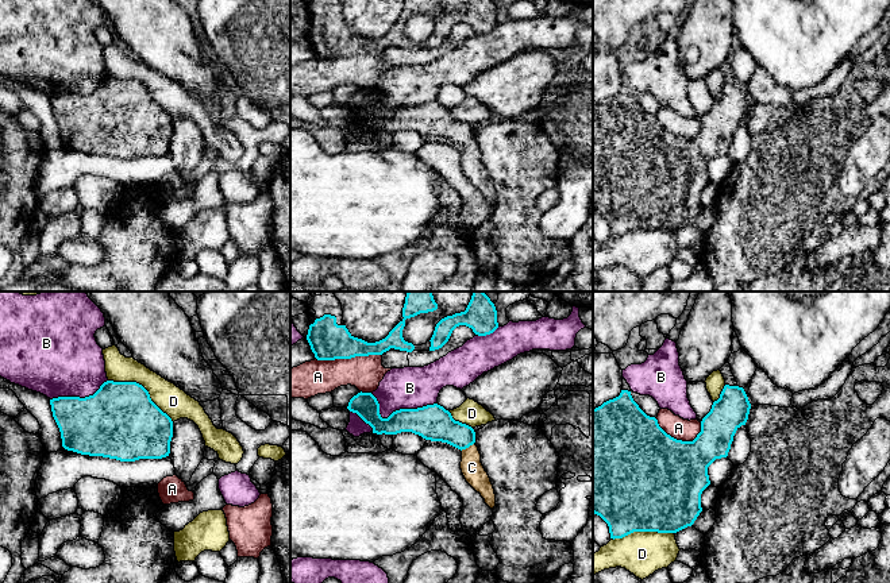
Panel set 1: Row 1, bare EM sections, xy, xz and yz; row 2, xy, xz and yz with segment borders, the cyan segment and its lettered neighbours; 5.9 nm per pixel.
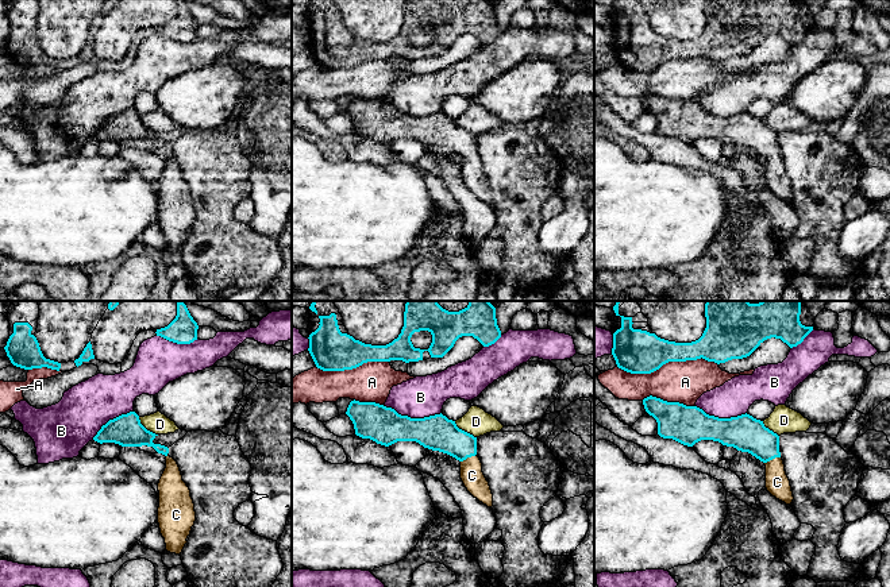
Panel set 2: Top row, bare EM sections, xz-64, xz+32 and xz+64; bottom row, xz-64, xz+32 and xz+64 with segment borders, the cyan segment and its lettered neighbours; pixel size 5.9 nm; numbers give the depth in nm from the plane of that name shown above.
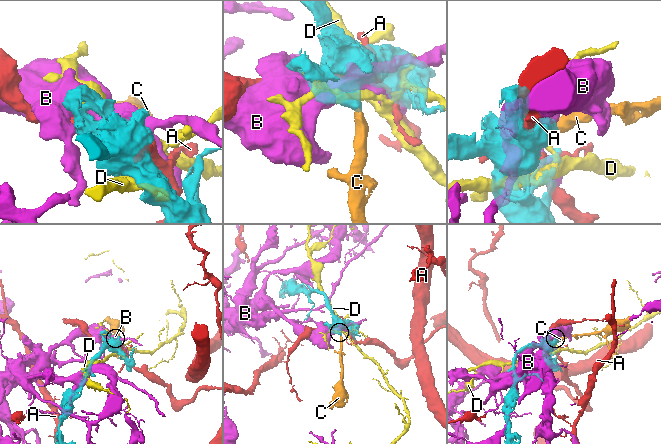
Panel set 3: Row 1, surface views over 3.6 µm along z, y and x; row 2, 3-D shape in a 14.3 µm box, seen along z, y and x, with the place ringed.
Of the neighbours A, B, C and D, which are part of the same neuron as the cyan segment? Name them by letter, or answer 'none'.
C

